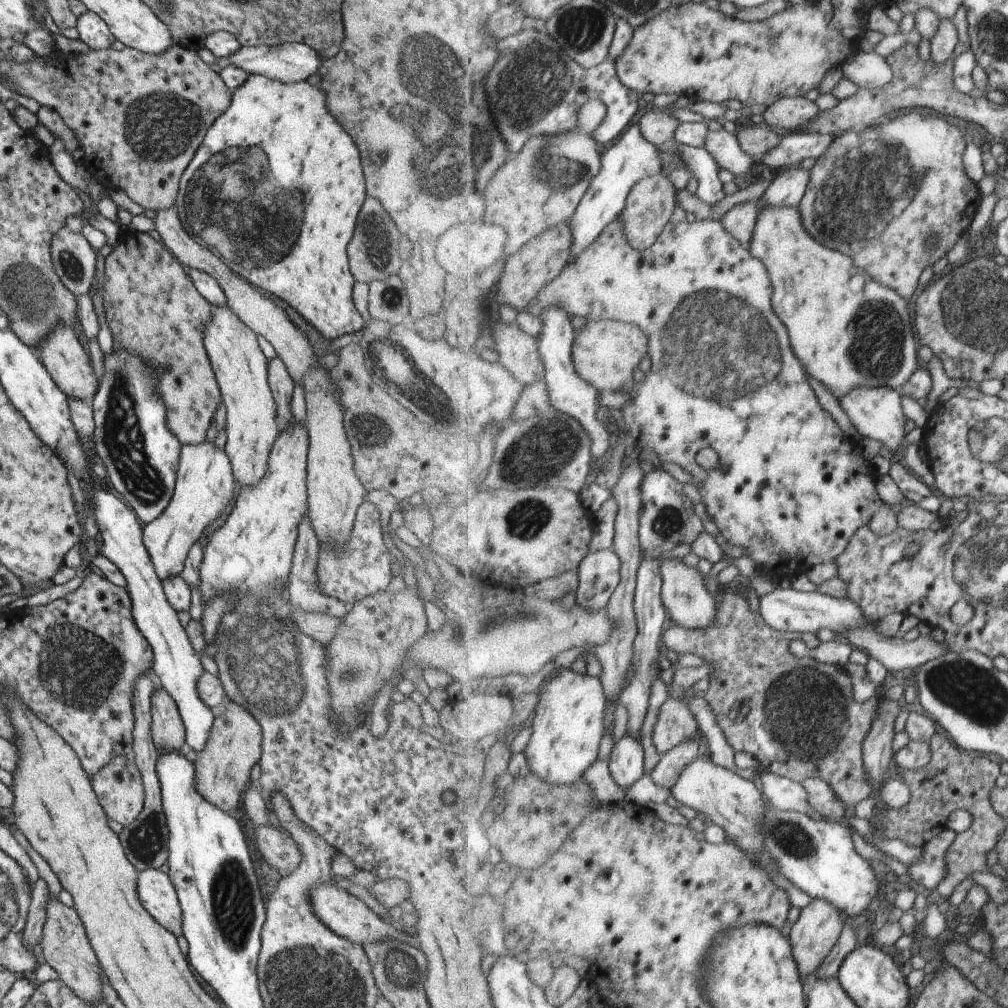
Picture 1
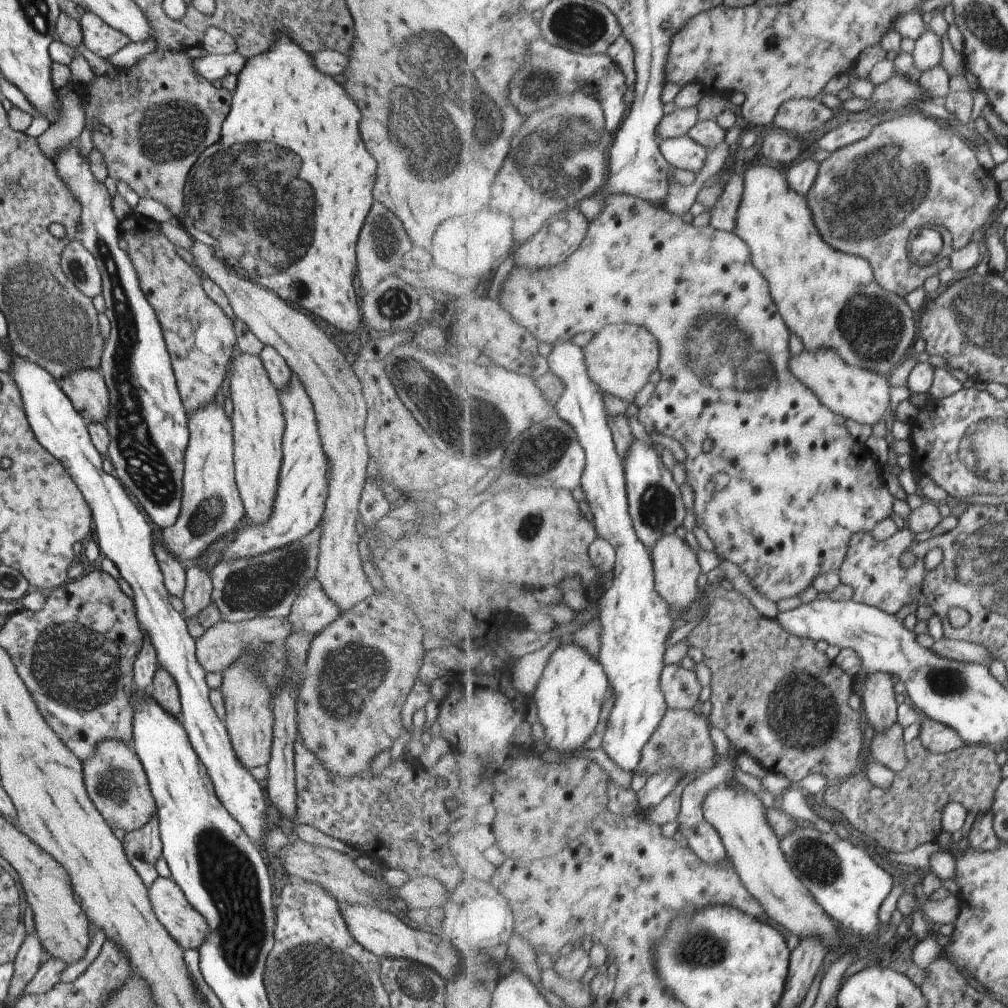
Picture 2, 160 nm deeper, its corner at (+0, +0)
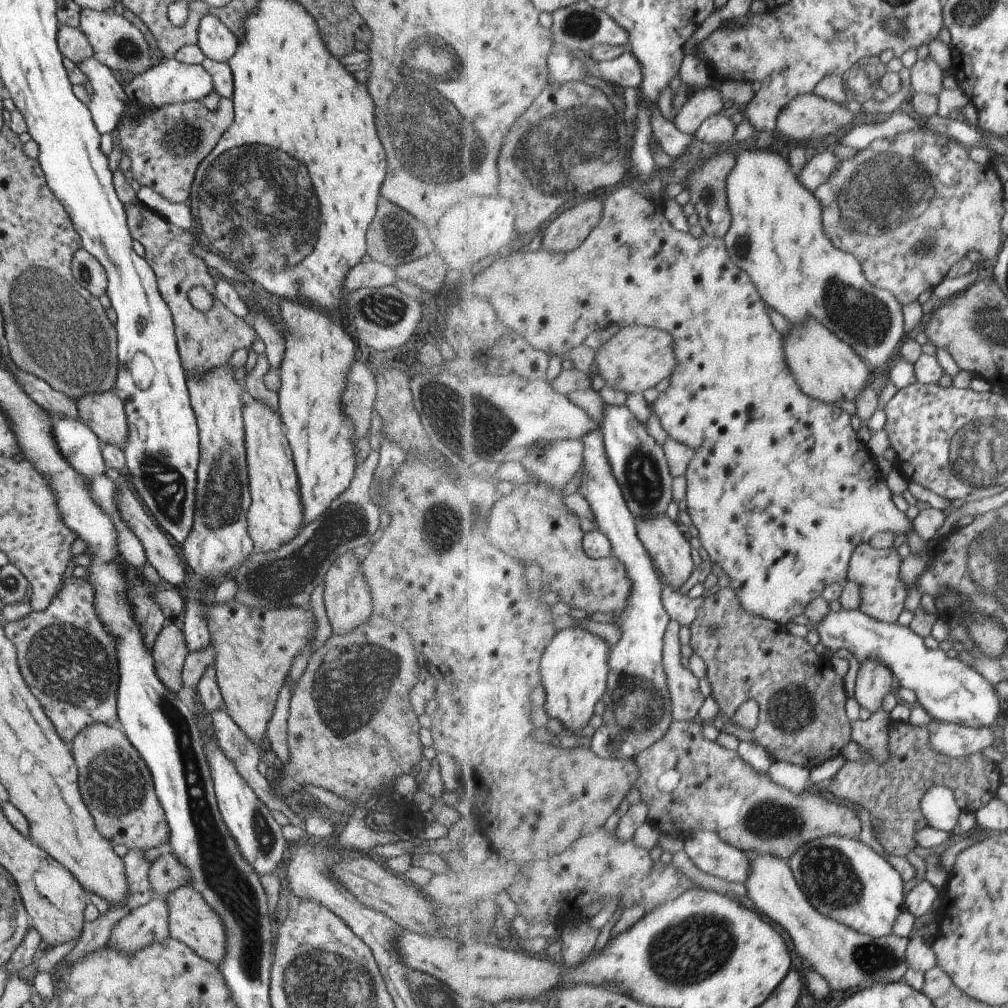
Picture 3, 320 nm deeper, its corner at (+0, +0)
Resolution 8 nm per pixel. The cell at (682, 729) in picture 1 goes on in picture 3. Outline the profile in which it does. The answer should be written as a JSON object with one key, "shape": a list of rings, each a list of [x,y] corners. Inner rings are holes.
{"shape":[[[698,718],[691,721],[675,721],[670,729],[667,731],[667,734],[658,742],[655,743],[651,748],[648,748],[646,751],[643,751],[637,758],[637,764],[640,768],[640,777],[636,782],[635,788],[640,792],[641,802],[645,803],[648,806],[648,815],[647,823],[652,827],[657,827],[660,832],[676,834],[680,836],[683,841],[686,840],[686,837],[693,835],[697,830],[711,830],[715,831],[728,845],[731,845],[735,849],[741,850],[741,852],[759,855],[770,854],[774,855],[781,860],[787,861],[798,852],[799,849],[803,849],[808,842],[817,841],[820,838],[827,837],[849,837],[859,840],[861,836],[861,818],[856,813],[856,810],[853,809],[850,805],[837,804],[837,802],[831,802],[827,800],[815,787],[810,787],[809,791],[806,793],[797,794],[794,790],[789,790],[787,787],[781,786],[779,783],[776,783],[767,773],[759,774],[748,763],[745,763],[741,760],[741,756],[737,754],[737,749],[727,750],[716,741],[711,741],[703,736],[703,722]]]}

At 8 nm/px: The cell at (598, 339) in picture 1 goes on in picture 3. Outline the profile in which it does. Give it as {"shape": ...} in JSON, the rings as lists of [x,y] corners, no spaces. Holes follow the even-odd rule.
{"shape":[[[638,323],[627,325],[595,352],[594,371],[599,372],[607,386],[626,394],[643,394],[647,388],[653,388],[661,380],[671,378],[678,368],[676,338],[659,327]]]}

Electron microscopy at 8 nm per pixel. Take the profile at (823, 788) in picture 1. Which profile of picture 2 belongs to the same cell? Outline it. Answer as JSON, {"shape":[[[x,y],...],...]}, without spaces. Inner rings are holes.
{"shape":[[[917,738],[910,743],[906,743],[908,765],[905,770],[896,773],[896,779],[891,788],[885,790],[876,787],[865,775],[865,772],[859,770],[849,778],[831,783],[824,795],[825,803],[840,811],[853,826],[864,832],[869,838],[873,838],[887,851],[897,852],[897,854],[911,852],[925,842],[937,843],[938,836],[944,831],[942,810],[949,801],[959,800],[976,817],[992,810],[994,794],[1003,780],[1002,766],[997,764],[997,750],[991,745],[980,744],[938,755],[927,749]]]}

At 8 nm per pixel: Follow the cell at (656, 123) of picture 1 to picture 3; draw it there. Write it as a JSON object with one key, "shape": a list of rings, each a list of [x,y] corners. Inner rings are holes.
{"shape":[[[711,84],[694,93],[673,120],[681,132],[695,136],[707,118],[723,112],[723,102],[723,93]]]}

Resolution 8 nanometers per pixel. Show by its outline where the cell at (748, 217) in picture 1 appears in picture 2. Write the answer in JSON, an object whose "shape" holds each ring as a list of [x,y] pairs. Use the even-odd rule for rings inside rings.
{"shape":[[[733,173],[724,186],[718,201],[712,206],[711,226],[733,232],[738,218],[738,208],[744,193],[744,176]]]}

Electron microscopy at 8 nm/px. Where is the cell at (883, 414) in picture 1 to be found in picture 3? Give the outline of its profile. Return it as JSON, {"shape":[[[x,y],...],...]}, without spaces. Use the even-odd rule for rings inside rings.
{"shape":[[[809,317],[801,324],[792,324],[788,337],[784,337],[784,350],[790,371],[798,379],[799,386],[808,395],[826,403],[832,404],[843,398],[855,403],[859,393],[871,381],[871,366],[848,342],[823,326],[817,317]]]}

